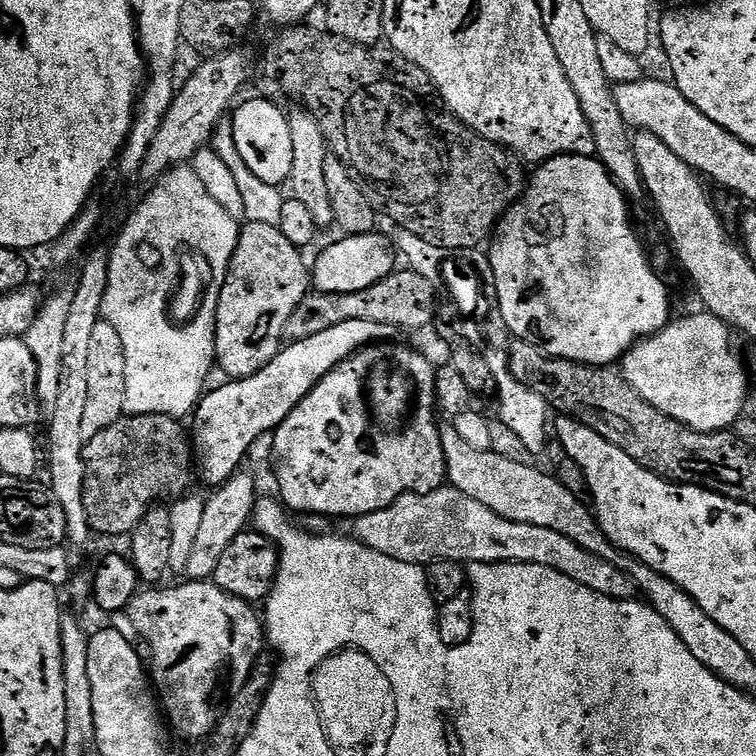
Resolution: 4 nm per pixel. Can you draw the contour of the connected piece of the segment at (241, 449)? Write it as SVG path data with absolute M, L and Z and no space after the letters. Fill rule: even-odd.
M346 321L338 326L333 326L328 330L323 330L320 334L305 340L294 340L285 343L281 347L277 356L268 365L262 367L257 373L250 374L241 380L229 379L228 388L216 388L205 391L200 397L199 404L194 409L190 424L190 443L192 455L194 457L194 468L198 473L198 480L211 486L219 486L226 483L233 475L241 471L240 463L244 460L244 455L263 438L275 433L280 421L285 420L294 409L306 398L306 394L312 392L314 386L326 374L330 374L347 356L352 356L362 348L367 348L373 342L388 342L393 339L394 328L390 325L379 324L372 321Z

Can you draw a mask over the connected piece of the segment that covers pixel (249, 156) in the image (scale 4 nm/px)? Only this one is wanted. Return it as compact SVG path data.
M248 100L238 108L231 113L233 116L230 116L230 123L238 154L242 154L242 162L246 162L246 166L250 166L250 170L254 170L254 174L258 174L262 182L283 185L294 166L294 141L290 139L285 109L280 109L268 100Z

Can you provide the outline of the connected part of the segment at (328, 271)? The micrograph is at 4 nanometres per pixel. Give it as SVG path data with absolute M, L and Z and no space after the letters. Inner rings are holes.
M379 232L368 233L366 235L349 236L345 235L341 237L340 242L336 242L324 249L316 258L315 262L312 262L310 270L310 280L313 287L320 292L324 293L354 293L364 288L370 288L376 282L387 277L396 270L397 262L396 255L398 253L395 248L391 237Z

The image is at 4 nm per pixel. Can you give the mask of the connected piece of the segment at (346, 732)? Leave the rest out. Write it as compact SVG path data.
M341 644L329 657L318 660L306 675L314 714L322 714L324 730L336 744L354 744L366 738L370 730L378 728L380 718L394 703L390 678L366 647Z

